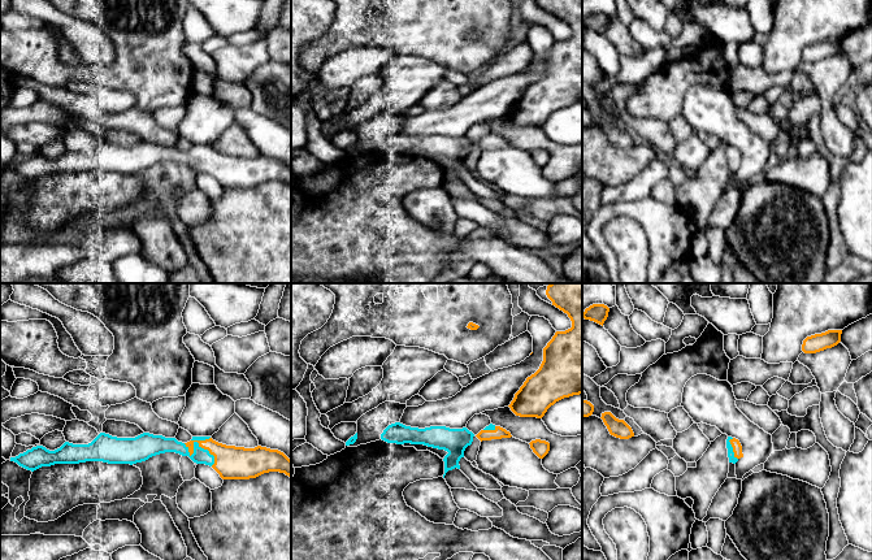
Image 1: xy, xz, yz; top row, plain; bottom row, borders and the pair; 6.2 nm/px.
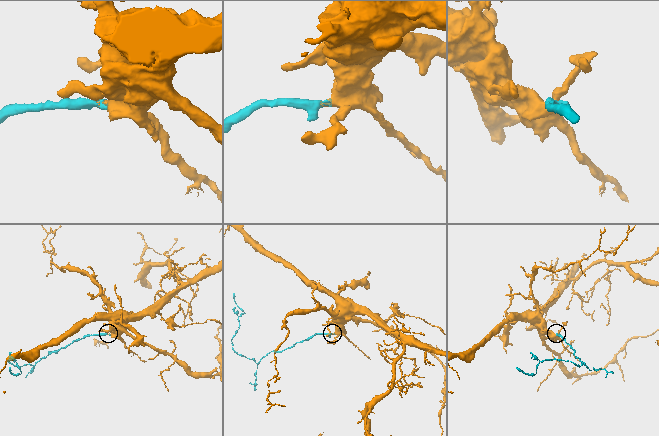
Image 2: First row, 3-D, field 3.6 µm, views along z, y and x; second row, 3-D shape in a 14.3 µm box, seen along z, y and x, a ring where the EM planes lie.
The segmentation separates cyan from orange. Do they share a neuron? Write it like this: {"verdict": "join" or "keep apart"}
{"verdict": "join"}

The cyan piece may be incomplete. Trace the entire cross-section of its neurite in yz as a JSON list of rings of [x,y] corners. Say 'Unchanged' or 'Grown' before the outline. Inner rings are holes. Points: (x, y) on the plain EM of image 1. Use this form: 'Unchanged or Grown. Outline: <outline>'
Grown. Outline: [[[728,146],[726,157],[729,172],[736,173],[741,166],[743,166],[742,155],[738,148]]]

